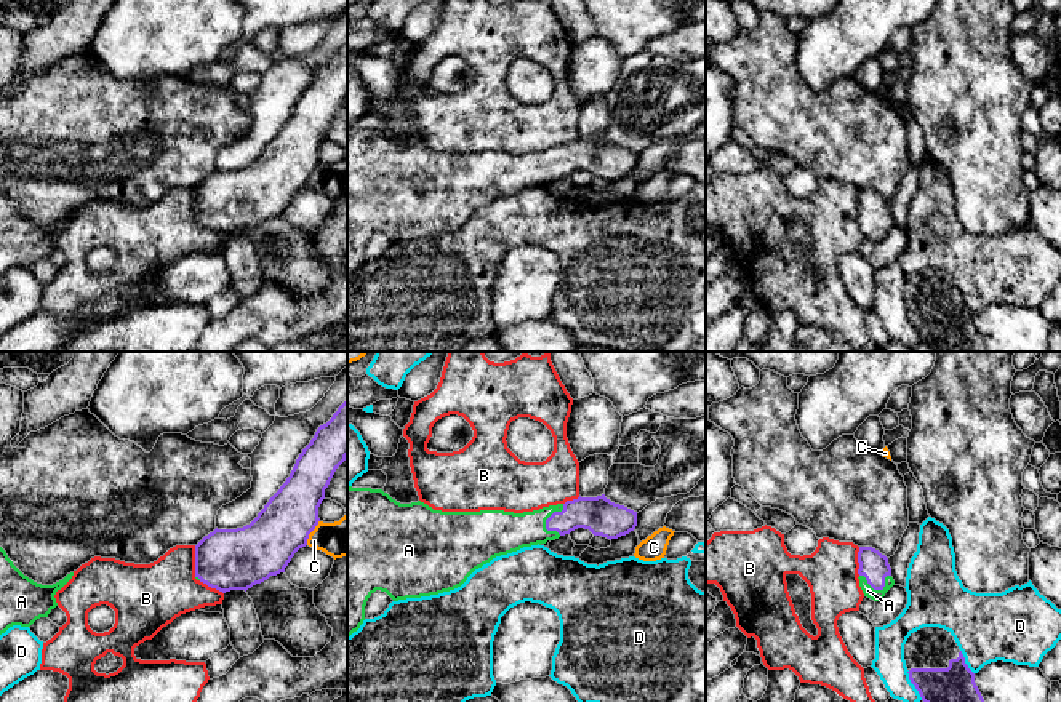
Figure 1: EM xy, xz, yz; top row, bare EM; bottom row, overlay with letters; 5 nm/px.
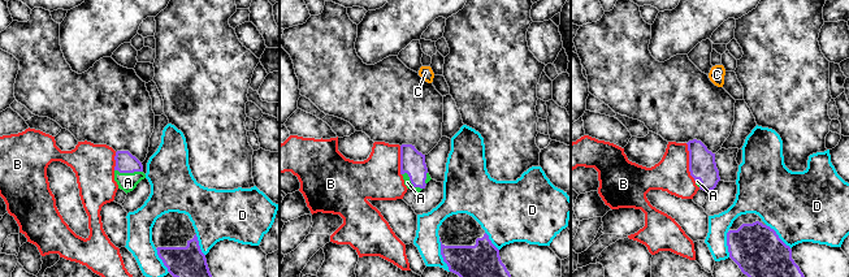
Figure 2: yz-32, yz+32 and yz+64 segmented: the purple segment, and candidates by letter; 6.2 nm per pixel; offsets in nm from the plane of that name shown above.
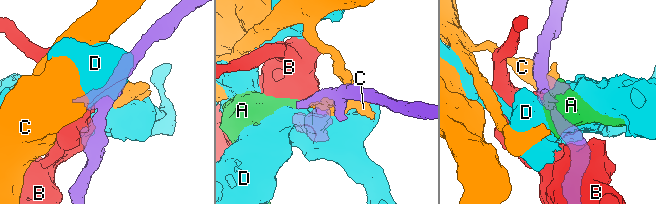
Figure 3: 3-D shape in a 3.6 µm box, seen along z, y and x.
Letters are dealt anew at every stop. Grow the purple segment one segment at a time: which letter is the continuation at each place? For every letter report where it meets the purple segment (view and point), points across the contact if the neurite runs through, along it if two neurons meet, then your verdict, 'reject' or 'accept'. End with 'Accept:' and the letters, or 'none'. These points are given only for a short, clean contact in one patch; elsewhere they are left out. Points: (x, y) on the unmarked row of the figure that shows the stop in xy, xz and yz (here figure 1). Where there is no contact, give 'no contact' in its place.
A: meets purple in xz at (551, 157); runs through xz (599, 157), (551, 157), (540, 168), (504, 173); accept
B: meets purple in xy at (196, 203); border along xy (194, 187), (196, 218); reject
C: meets purple in xy at (311, 173); reject
D: meets purple in yz at (912, 325); reject
Accept: A

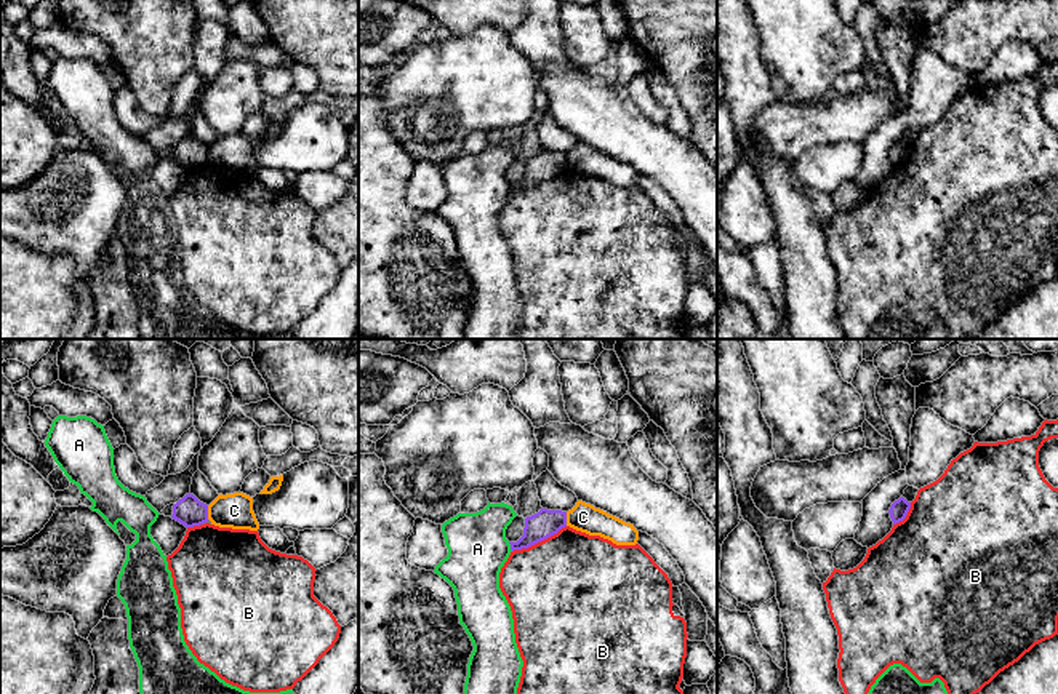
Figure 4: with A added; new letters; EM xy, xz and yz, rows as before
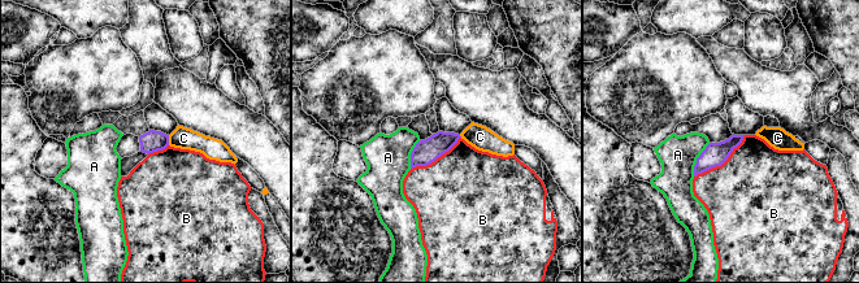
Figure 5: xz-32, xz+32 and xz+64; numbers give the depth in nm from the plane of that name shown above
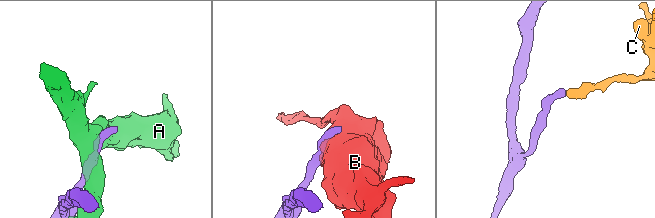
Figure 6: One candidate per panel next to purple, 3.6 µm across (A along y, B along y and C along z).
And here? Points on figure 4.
A: meets purple in xz at (511, 189); reject
B: meets purple in xz at (538, 183); reject
C: meets purple in xy at (207, 154); border along xy (207, 147), (208, 160); reject
Accept: none

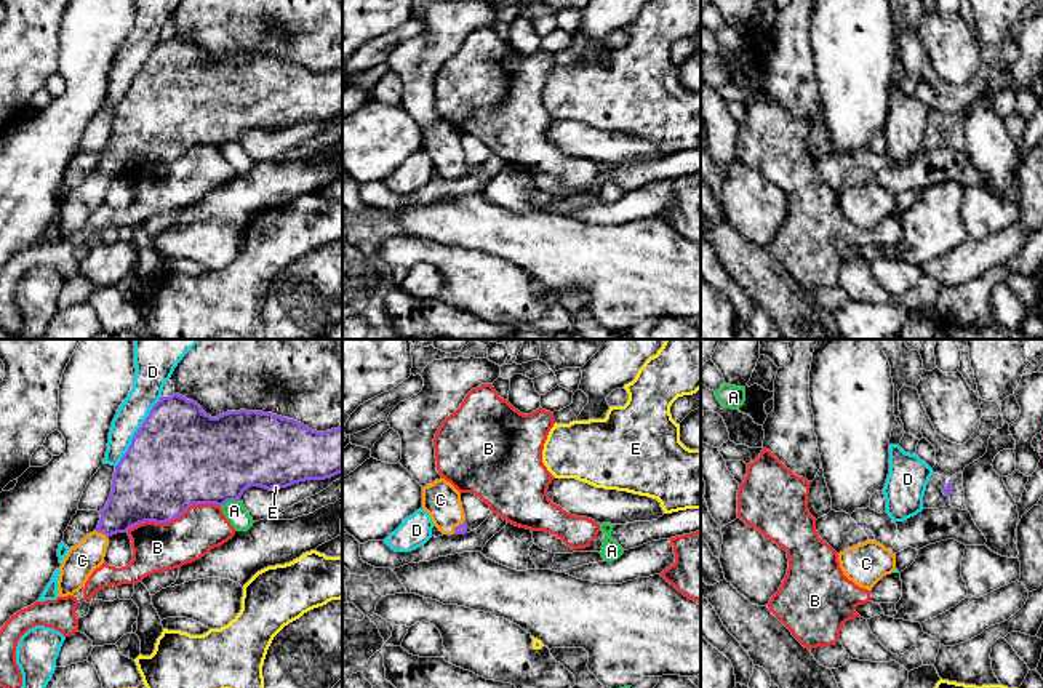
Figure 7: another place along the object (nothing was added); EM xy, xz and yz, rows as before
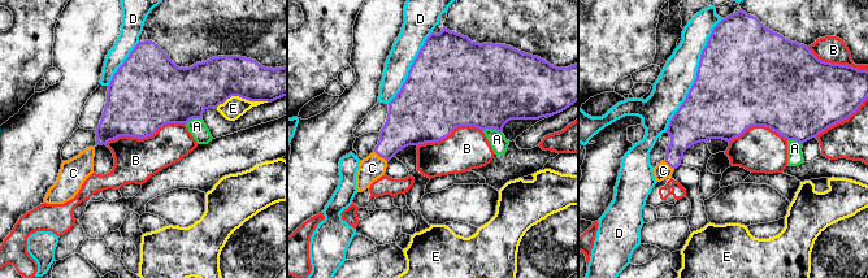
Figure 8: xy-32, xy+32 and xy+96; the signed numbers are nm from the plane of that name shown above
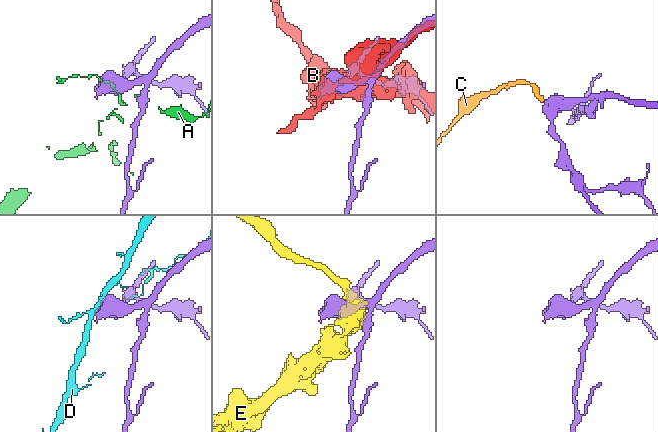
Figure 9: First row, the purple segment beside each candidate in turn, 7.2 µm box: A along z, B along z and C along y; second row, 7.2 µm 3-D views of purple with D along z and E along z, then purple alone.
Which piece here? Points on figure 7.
A: meets purple in xy at (229, 141); reject
B: meets purple in xy at (173, 160); reject
C: meets purple in xy at (103, 175); runs through xy (136, 138), (103, 175), (82, 202); accept
D: meets purple in xy at (138, 72); reject
E: meets purple in xy at (275, 127); reject
Accept: C

